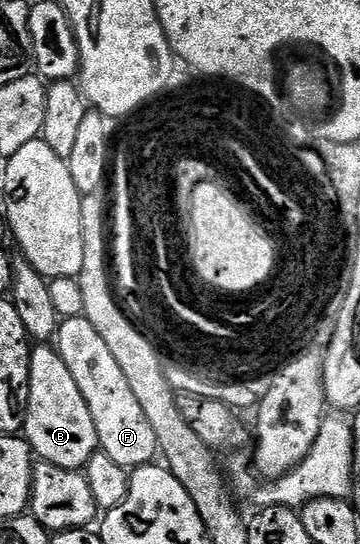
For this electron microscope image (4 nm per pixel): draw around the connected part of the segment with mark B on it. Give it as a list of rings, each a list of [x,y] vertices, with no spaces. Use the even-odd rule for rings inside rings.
[[[39,344],[31,350],[21,434],[36,459],[66,470],[82,471],[99,450],[97,428],[93,428],[93,416],[89,416],[85,396],[81,396],[73,375],[65,368],[65,360],[61,360],[54,345]]]

